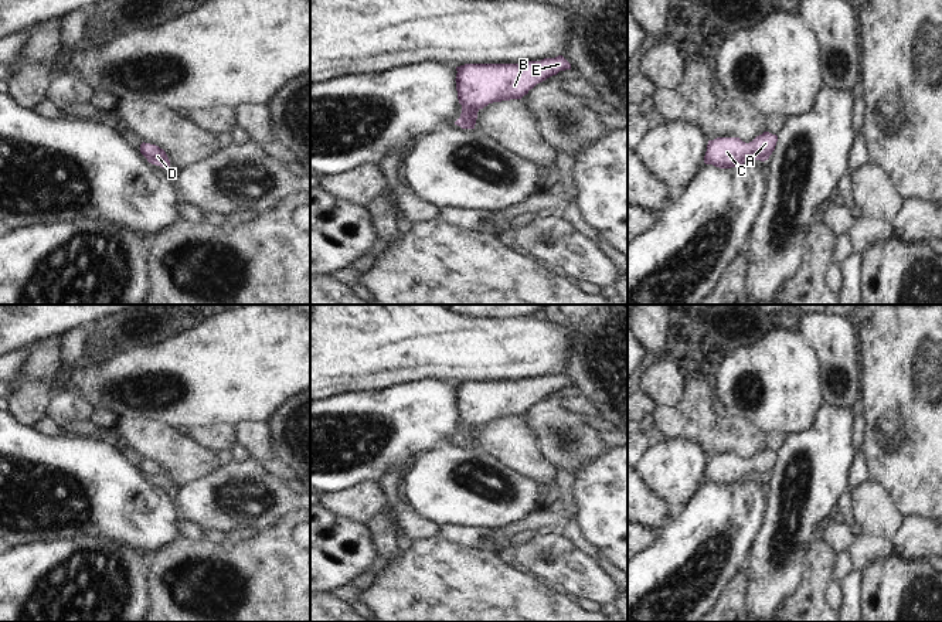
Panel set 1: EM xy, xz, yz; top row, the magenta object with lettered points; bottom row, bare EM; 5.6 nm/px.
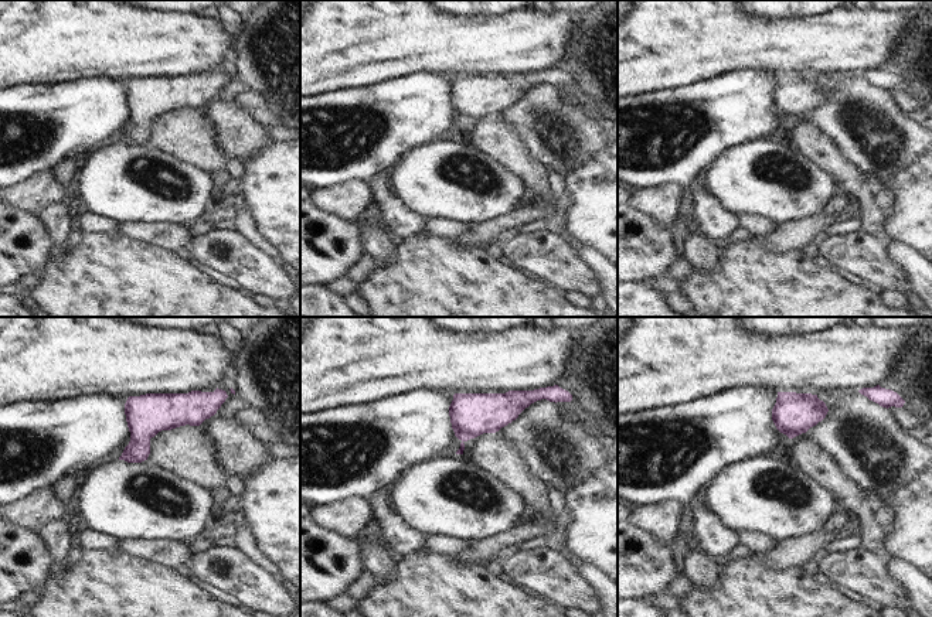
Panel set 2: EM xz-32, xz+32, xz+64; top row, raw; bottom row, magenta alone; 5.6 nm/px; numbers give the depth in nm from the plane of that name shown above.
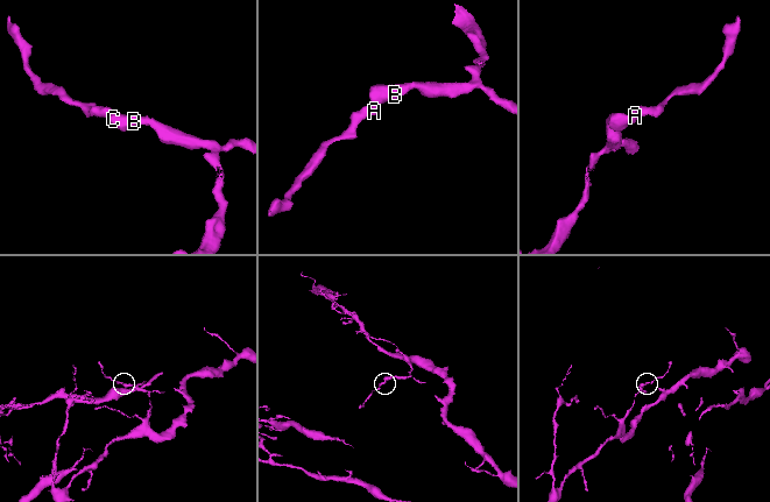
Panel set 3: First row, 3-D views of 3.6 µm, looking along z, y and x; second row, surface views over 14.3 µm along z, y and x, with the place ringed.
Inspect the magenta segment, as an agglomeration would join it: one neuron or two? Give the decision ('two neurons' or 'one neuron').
one neuron

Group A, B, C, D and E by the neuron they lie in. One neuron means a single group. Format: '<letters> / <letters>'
A B C D E

